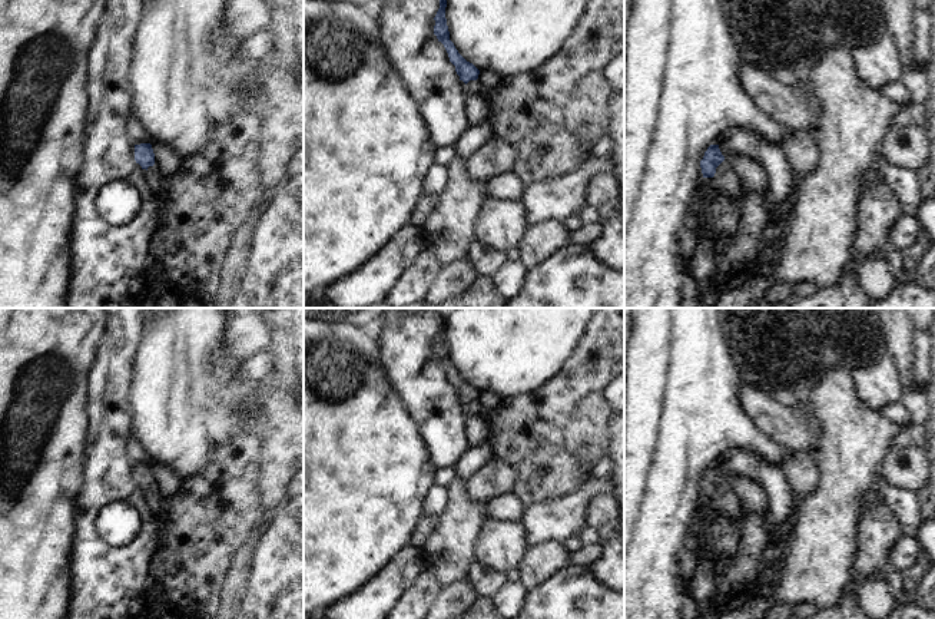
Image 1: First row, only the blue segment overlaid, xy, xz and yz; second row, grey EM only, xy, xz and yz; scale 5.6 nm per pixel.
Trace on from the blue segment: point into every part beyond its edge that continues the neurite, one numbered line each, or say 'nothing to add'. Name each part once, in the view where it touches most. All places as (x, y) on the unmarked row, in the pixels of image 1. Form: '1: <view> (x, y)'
nothing to add

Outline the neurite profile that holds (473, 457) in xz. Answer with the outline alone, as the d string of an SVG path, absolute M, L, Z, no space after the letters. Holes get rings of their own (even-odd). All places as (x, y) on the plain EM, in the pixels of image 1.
M483 393L478 395L477 400L478 406L483 408L478 417L484 421L484 426L488 428L488 434L485 440L475 446L468 447L457 460L455 463L455 473L457 479L467 480L473 473L475 473L481 466L488 463L494 459L493 448L491 448L491 421L490 417L493 416L495 407L500 403L500 397L491 393Z

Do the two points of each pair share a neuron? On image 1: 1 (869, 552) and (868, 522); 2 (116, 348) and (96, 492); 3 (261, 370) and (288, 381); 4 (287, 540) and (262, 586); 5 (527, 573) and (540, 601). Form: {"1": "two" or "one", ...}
{"1": "one", "2": "one", "3": "two", "4": "one", "5": "two"}

